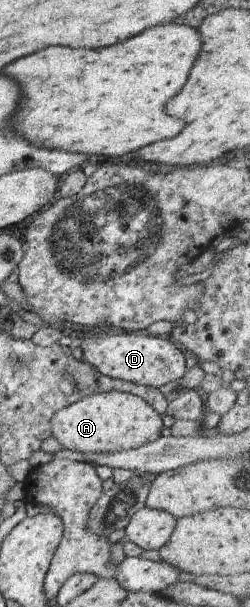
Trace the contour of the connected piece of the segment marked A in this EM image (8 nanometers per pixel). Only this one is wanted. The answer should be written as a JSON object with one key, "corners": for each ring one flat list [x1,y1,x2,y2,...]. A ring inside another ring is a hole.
{"corners":[[111,391,87,395,59,409,51,417,50,429,62,448,84,454,120,453,155,440,160,435,161,417,142,398]]}

